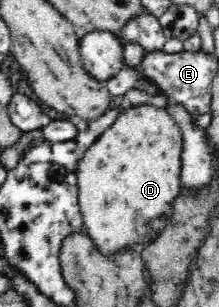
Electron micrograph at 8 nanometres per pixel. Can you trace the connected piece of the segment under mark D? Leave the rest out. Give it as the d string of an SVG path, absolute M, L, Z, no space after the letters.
M150 103L132 104L122 108L110 124L83 153L77 165L77 200L84 229L94 244L109 254L122 248L138 249L147 238L147 221L166 211L178 197L182 136L180 128L165 108Z

